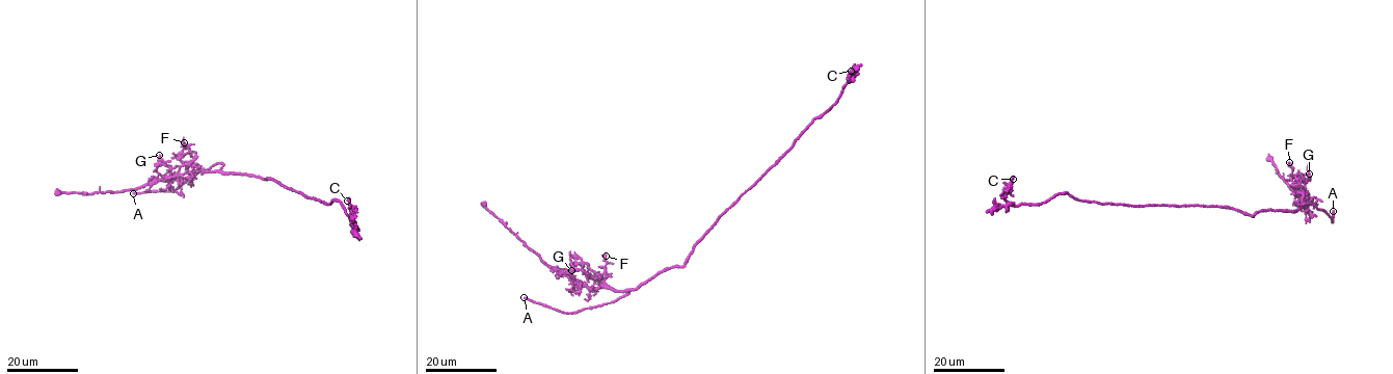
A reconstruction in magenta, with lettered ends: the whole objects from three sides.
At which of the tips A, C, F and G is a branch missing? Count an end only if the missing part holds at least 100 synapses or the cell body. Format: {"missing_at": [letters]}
{"missing_at": ["A"]}

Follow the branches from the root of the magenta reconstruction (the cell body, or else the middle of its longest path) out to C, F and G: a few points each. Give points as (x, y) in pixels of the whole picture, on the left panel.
C: (269, 180), (324, 204), (339, 201), (352, 225), (347, 201)
F: (269, 180), (244, 174), (204, 170), (196, 164), (190, 164), (193, 157), (187, 145), (182, 144), (184, 142)
G: (269, 180), (244, 174), (204, 170), (196, 164), (168, 167), (161, 161), (159, 155)

